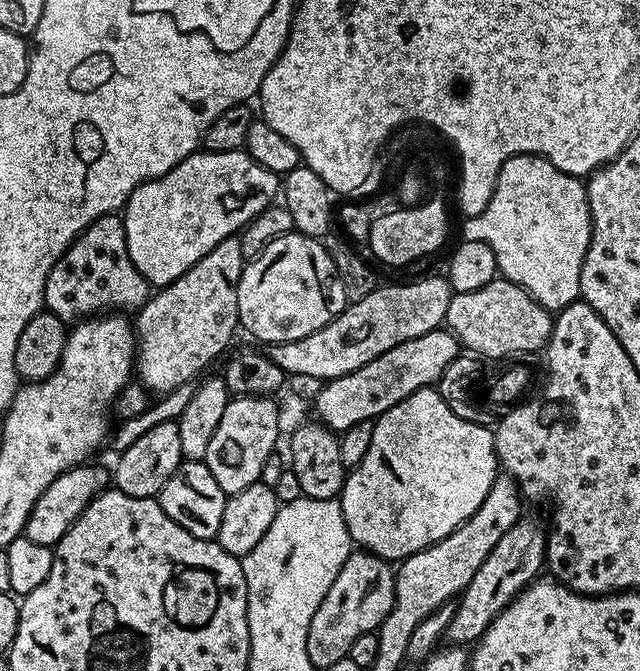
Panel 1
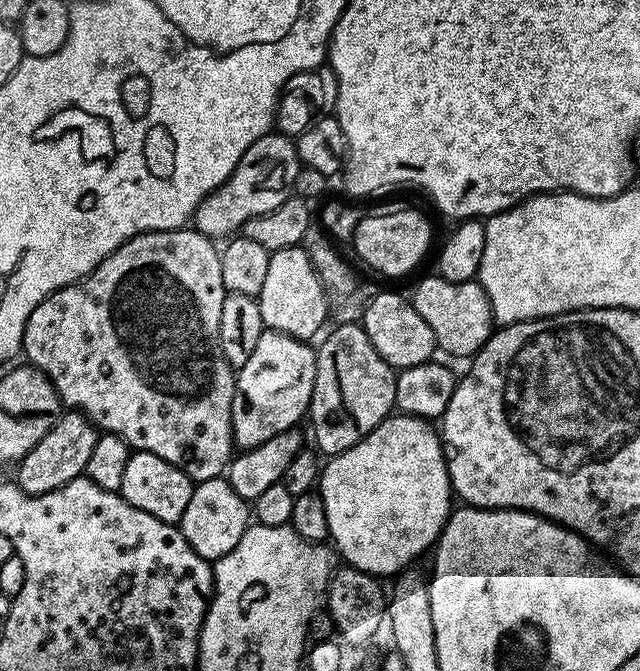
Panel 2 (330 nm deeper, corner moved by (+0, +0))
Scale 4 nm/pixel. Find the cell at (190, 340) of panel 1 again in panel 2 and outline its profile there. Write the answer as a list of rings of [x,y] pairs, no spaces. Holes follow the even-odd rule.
[[[75,410],[65,411],[50,430],[50,434],[46,434],[46,438],[42,438],[42,442],[38,442],[38,446],[34,446],[30,454],[18,461],[14,483],[31,496],[41,496],[50,490],[66,486],[66,482],[85,475],[97,435],[96,425],[84,413]]]

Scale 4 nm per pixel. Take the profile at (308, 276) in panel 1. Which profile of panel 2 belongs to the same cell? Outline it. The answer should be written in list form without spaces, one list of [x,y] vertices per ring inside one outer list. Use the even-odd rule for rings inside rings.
[[[300,246],[272,253],[258,303],[265,329],[281,332],[296,340],[311,341],[311,336],[328,320],[328,307],[320,279]]]

